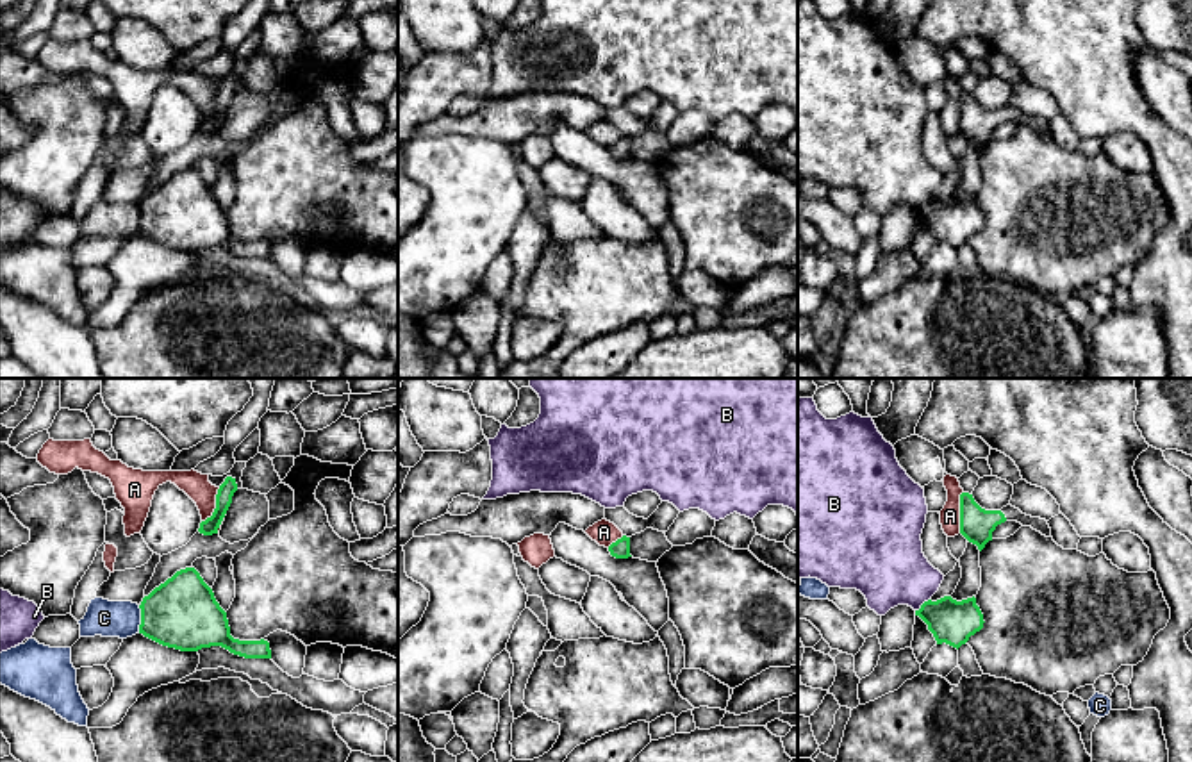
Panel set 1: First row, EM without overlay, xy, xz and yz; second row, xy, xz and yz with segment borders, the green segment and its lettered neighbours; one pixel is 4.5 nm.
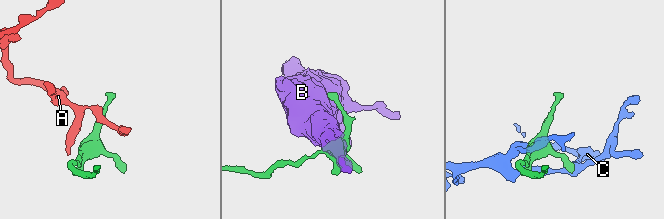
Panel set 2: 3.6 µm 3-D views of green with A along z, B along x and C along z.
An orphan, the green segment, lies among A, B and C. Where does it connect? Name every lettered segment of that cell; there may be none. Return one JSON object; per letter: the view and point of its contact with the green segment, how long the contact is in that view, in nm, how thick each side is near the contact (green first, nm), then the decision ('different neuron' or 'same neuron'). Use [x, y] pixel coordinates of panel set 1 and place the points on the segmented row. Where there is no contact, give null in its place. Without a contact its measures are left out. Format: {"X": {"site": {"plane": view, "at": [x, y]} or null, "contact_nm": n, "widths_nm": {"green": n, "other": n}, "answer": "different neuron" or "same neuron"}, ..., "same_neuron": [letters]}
{"A": {"site": {"plane": "yz", "at": [960, 513]}, "contact_nm": 190, "widths_nm": {"green": 160, "other": 100}, "answer": "different neuron"}, "B": {"site": {"plane": "yz", "at": [921, 605]}, "contact_nm": 90, "widths_nm": {"green": 200, "other": 340}, "answer": "different neuron"}, "C": {"site": {"plane": "xy", "at": [141, 620]}, "contact_nm": 130, "widths_nm": {"green": 320, "other": 160}, "answer": "different neuron"}, "same_neuron": []}

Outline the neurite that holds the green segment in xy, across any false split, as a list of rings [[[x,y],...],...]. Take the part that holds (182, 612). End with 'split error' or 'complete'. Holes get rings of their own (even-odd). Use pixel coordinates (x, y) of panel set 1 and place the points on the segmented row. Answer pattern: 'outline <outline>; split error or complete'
outline [[[195,567],[177,571],[143,598],[139,634],[180,651],[221,646],[244,658],[271,658],[269,642],[230,635],[227,612]]]; complete

